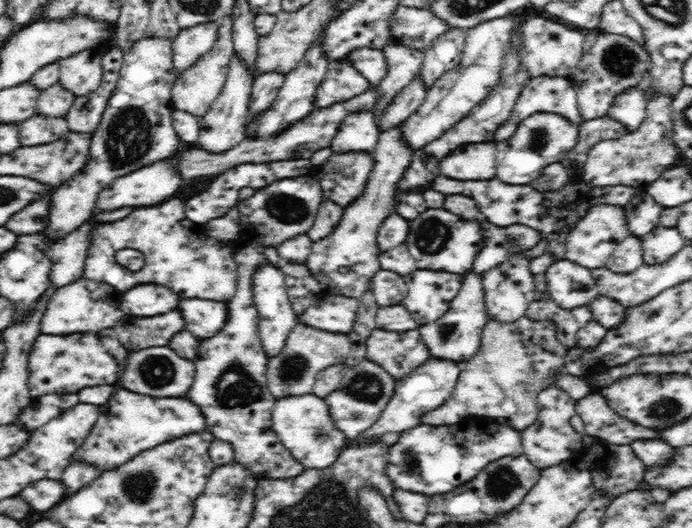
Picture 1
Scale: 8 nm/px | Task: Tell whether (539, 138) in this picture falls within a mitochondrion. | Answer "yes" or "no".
yes

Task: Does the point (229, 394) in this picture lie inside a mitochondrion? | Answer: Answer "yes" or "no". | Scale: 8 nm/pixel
yes

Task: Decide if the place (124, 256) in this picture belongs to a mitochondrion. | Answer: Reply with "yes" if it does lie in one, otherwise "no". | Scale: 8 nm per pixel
yes

